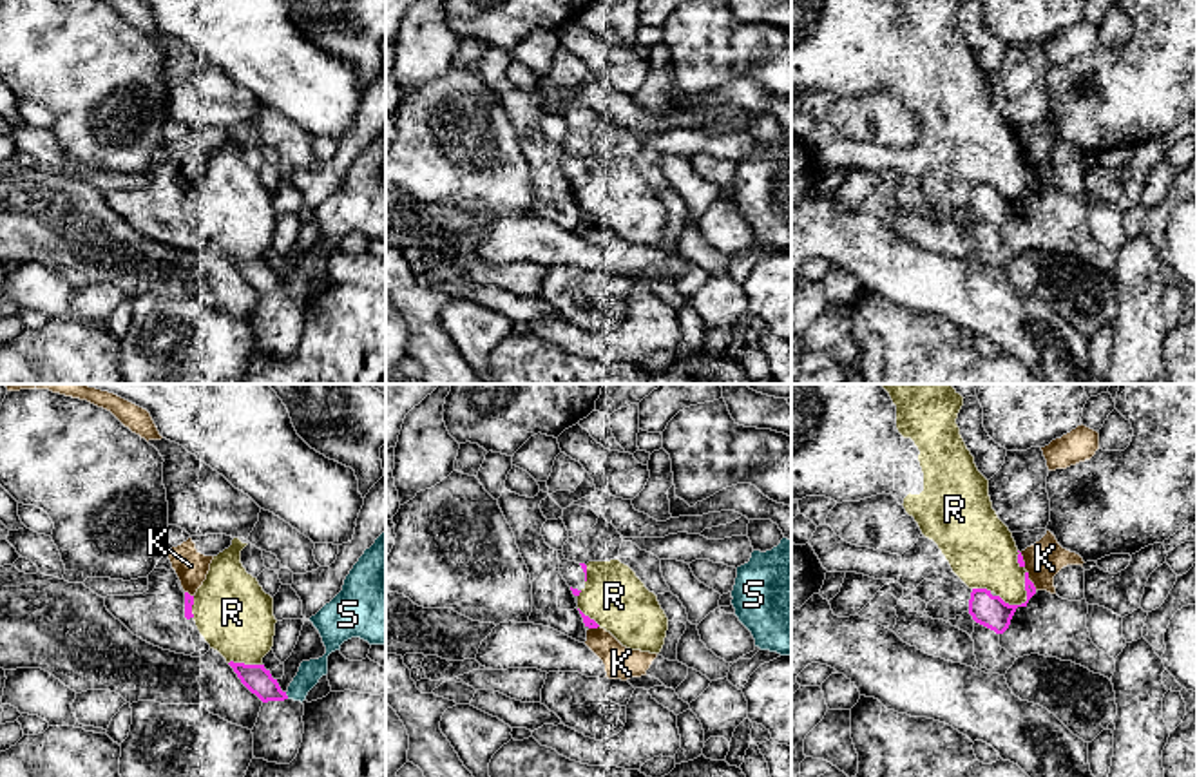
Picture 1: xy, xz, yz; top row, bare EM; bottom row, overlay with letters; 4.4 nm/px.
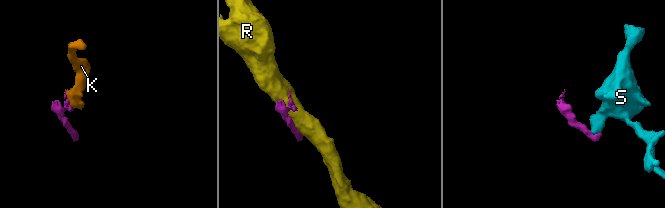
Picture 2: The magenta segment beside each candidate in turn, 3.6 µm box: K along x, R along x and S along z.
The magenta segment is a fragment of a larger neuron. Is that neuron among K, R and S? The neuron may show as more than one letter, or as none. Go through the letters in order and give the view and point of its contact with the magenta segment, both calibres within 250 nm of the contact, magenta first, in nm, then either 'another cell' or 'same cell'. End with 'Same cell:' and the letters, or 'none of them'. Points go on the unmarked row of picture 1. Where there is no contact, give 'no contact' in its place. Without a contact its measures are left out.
K: contact yz (1029, 174); calibres 140 and 170 nm; another cell
R: contact yz (1027, 194); calibres 140 and 260 nm; same cell
S: contact xy (287, 290); calibres 120 and 100 nm; another cell
Same cell: R

